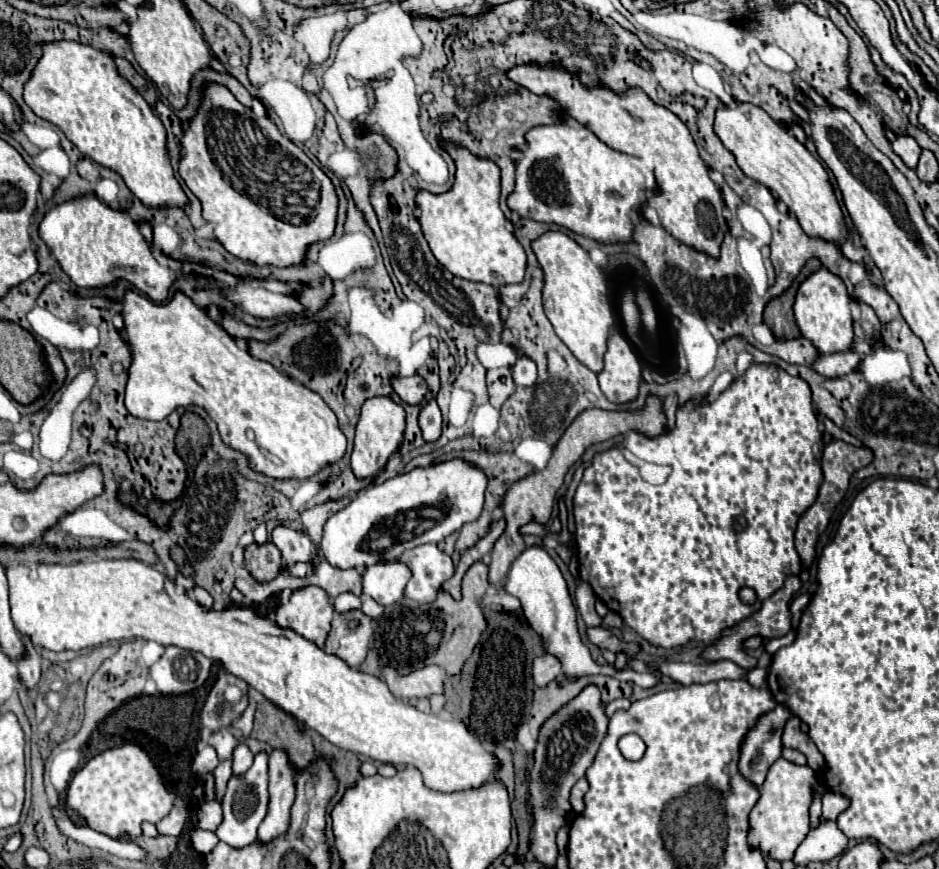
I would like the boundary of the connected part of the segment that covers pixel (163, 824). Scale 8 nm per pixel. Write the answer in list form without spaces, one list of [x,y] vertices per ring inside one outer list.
[[[176,800],[176,806],[172,808],[172,812],[164,820],[160,820],[156,824],[158,834],[160,836],[180,836],[186,818],[188,818],[188,810],[186,810],[184,802],[182,800]]]

